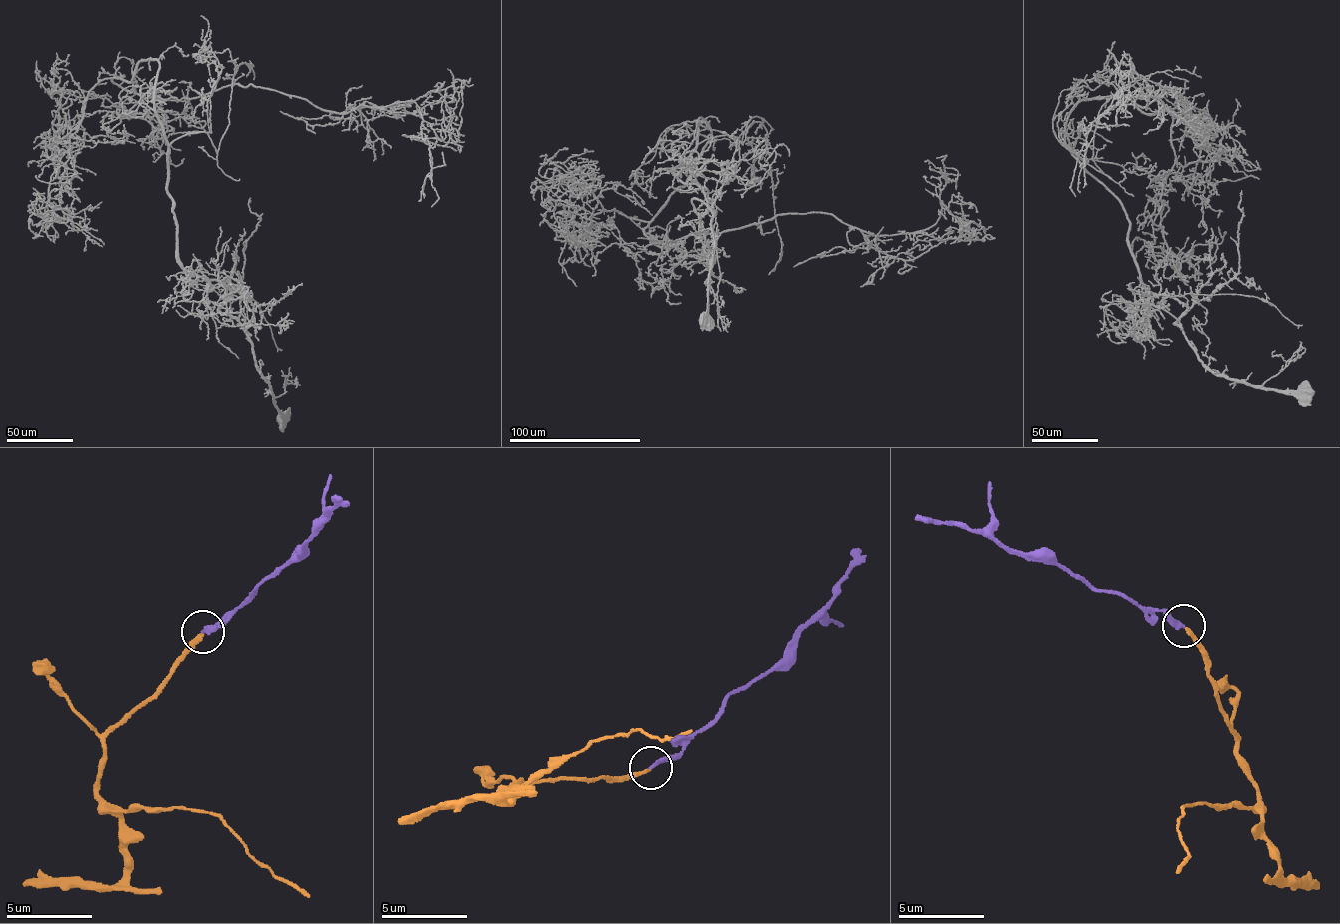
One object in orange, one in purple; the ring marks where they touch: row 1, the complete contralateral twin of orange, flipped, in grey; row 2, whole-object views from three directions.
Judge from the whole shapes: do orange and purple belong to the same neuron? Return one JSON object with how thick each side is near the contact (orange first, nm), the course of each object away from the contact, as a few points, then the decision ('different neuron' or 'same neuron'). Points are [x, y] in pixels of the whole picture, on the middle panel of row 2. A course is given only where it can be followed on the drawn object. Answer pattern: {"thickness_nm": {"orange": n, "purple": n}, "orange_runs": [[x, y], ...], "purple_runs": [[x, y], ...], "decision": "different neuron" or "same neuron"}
{"thickness_nm": {"orange": 240, "purple": 280}, "orange_runs": [[649, 771], [521, 782], [517, 778], [500, 789], [527, 786], [592, 743], [641, 728], [661, 740], [692, 729]], "purple_runs": [[649, 766], [682, 750], [722, 700], [782, 655], [797, 627], [835, 595], [862, 549]], "decision": "same neuron"}

